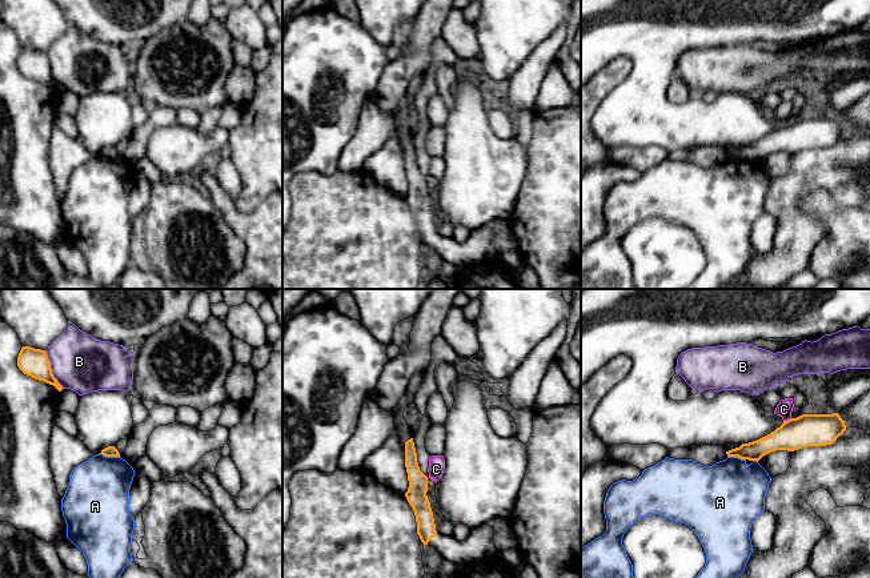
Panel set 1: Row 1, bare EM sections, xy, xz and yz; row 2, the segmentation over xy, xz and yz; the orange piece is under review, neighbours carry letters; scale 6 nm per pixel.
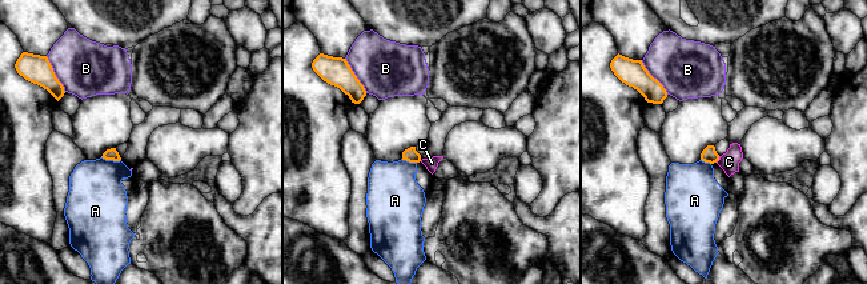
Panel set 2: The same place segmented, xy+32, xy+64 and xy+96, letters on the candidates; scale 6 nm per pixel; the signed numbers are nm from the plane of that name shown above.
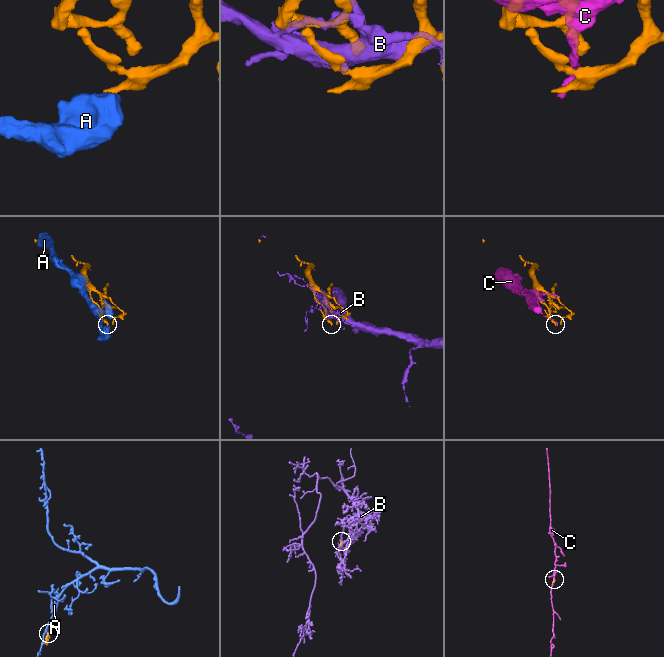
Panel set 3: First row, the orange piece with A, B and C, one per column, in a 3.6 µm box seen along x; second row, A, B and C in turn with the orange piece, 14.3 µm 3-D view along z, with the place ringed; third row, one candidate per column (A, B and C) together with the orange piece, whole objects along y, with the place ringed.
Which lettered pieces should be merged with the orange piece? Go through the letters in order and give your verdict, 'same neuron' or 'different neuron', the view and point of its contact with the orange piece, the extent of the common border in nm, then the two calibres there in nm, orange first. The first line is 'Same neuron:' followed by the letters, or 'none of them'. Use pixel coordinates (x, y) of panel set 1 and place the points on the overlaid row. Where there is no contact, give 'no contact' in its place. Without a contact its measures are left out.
Same neuron: none of them
A: different neuron; contact xy (109, 456); length 120 nm; calibres 60 and 380 nm
B: different neuron; contact xy (51, 369); length 260 nm; calibres 170 and 340 nm
C: different neuron; contact yz (788, 420); length 50 nm; calibres 190 and 100 nm

